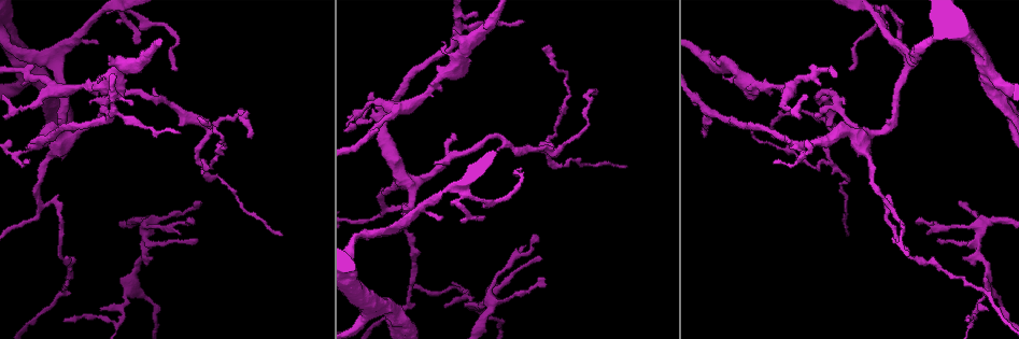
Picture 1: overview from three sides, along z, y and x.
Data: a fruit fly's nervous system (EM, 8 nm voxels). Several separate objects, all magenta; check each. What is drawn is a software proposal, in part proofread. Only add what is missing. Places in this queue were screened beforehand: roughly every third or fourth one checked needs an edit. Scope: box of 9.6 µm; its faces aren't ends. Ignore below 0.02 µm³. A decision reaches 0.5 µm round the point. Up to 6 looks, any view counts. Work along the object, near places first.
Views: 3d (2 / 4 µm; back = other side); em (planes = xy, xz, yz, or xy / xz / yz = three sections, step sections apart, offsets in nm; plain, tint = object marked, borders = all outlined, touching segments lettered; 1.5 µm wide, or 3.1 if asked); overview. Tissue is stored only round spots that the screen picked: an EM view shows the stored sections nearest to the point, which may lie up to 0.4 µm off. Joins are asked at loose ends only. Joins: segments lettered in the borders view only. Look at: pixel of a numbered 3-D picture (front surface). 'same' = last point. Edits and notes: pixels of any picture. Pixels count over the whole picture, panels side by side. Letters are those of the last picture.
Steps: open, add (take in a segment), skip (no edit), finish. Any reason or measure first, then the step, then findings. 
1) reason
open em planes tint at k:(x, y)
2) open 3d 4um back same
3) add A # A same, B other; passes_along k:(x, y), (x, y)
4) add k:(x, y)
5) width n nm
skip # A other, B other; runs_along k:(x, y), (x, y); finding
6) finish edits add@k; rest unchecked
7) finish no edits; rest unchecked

branch stops here
open 3d 2um at 1:(153, 257)

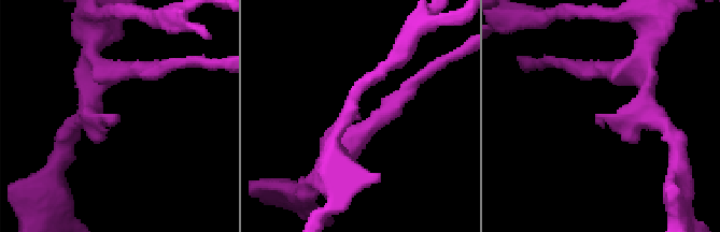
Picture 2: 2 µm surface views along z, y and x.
arm_widths 160, 170 nm
open em xy step 8 tint at 2:(601, 117)

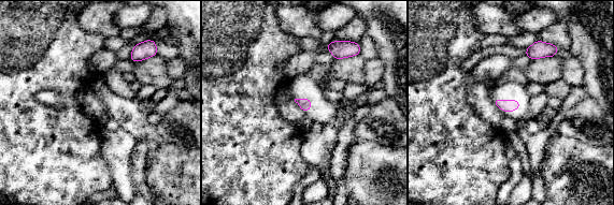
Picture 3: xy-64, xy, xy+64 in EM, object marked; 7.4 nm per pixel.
another direction
open em yz step 8 borders same

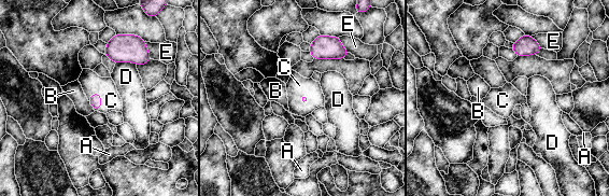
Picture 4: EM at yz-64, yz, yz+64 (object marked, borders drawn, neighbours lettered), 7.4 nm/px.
add C # A other, B other, C same, D other, E other; passes_along 4:(95, 101), (100, 98), (91, 83); it goes on there

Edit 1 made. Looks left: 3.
open overview

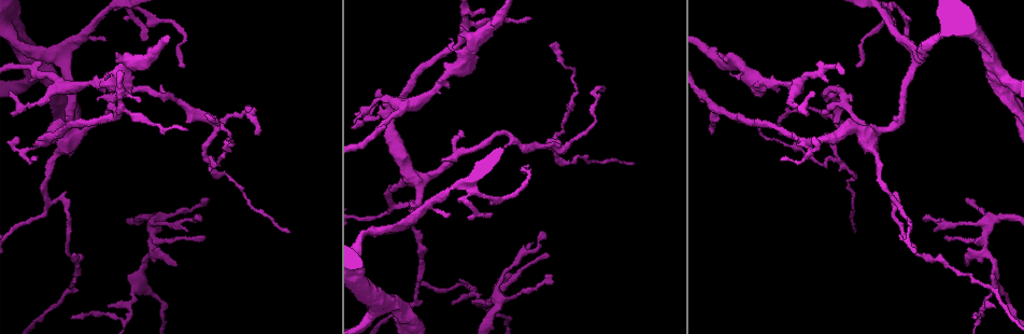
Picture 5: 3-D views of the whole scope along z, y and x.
free end
open 3d 4um at 5:(602, 91)

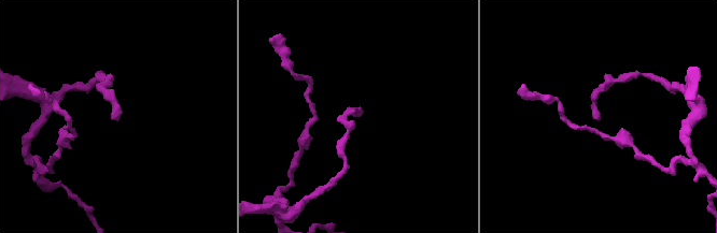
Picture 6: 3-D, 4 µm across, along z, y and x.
open em planes borders at 6:(353, 115)

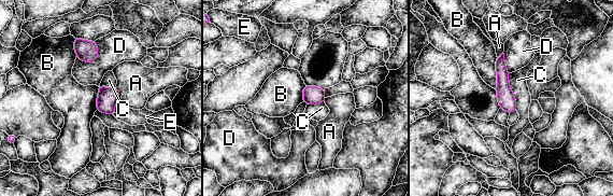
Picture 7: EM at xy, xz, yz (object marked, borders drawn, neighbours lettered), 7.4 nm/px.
skip # A other, B other, C other, D other, E other; no lettered segment goes on from it

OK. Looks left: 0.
finish edits add@4; rest unchecked

